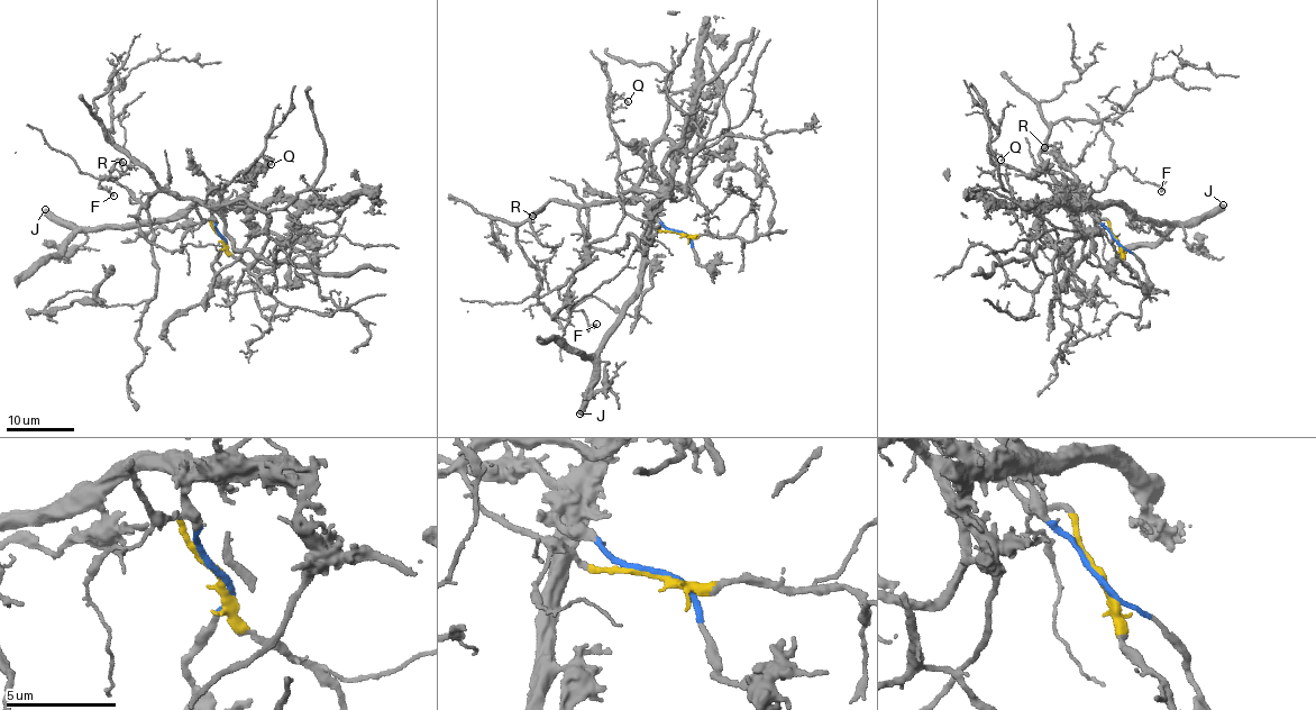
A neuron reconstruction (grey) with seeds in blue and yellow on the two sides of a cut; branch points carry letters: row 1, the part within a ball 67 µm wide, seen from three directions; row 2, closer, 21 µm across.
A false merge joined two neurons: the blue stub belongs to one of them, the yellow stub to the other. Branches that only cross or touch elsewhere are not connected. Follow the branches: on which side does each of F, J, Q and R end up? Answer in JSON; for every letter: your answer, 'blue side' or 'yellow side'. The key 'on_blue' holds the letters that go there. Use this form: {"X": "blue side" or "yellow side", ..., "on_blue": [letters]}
{"F": "yellow side", "J": "blue side", "Q": "yellow side", "R": "yellow side", "on_blue": ["J"]}

